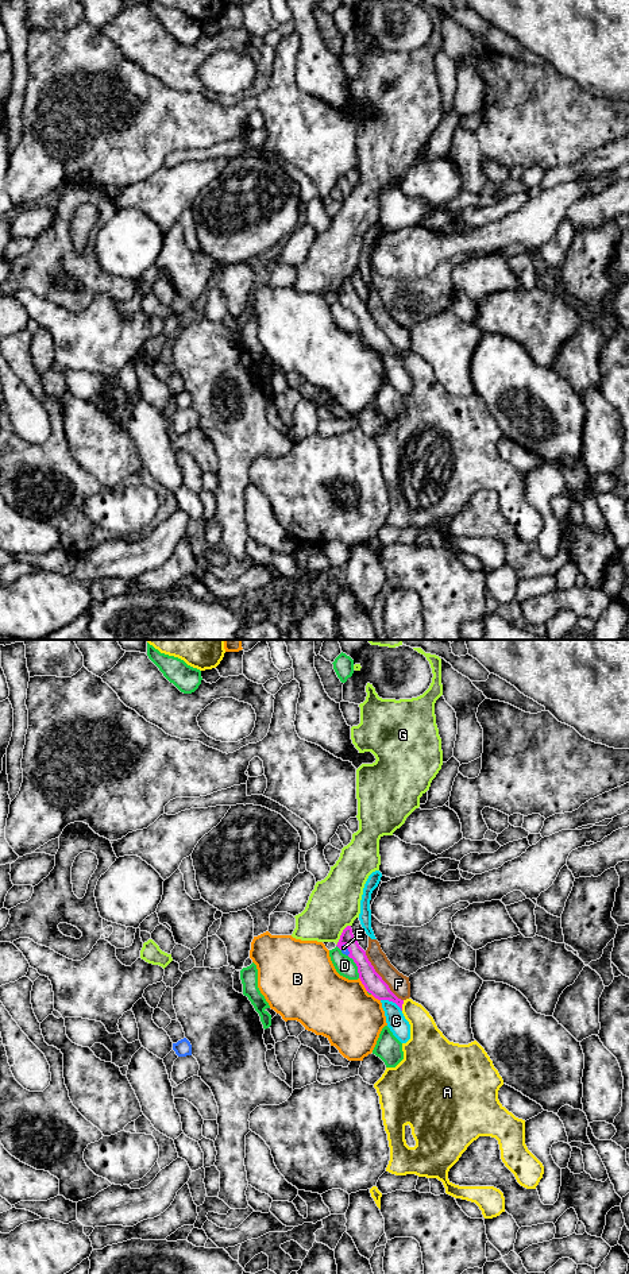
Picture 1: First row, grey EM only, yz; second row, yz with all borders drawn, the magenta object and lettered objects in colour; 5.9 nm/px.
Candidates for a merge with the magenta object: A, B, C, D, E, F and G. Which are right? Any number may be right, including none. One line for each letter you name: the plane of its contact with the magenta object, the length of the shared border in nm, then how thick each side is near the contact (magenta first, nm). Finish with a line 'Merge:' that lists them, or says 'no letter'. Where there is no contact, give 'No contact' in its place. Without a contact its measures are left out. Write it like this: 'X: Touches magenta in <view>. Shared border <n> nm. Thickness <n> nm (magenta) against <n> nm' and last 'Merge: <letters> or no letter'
E: Touches magenta in yz. Shared border 80 nm. Thickness 110 nm (magenta) against 50 nm
Merge: E

